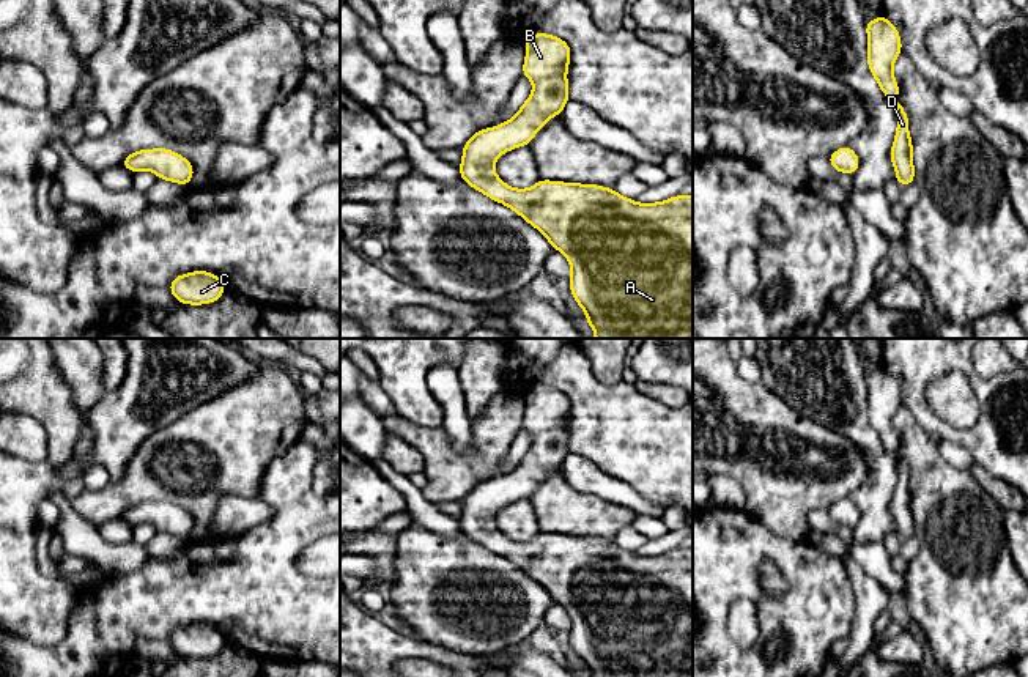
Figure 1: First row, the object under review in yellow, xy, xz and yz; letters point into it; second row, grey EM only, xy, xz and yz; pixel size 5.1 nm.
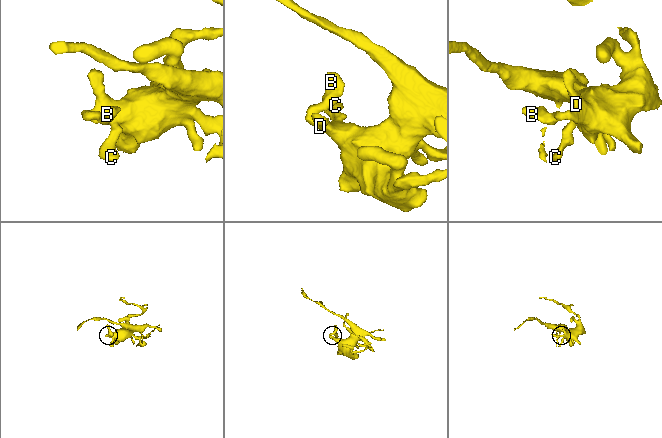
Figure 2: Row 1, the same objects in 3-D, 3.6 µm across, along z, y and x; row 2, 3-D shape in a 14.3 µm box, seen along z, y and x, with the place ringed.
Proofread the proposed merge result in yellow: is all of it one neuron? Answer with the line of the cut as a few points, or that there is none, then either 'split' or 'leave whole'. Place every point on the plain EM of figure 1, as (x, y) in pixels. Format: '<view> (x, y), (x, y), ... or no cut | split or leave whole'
no cut | leave whole

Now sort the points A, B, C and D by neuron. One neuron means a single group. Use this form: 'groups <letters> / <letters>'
groups A B C D

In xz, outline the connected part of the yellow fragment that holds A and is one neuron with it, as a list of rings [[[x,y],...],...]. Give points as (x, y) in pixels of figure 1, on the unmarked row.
[[[534,386],[524,400],[523,430],[532,433],[532,446],[513,471],[477,483],[464,496],[458,520],[461,532],[520,567],[565,608],[571,620],[570,646],[584,663],[587,677],[693,677],[691,548],[638,556],[597,537],[540,532],[529,542],[513,542],[496,527],[499,509],[529,499],[532,490],[570,453],[570,398],[554,387]]]

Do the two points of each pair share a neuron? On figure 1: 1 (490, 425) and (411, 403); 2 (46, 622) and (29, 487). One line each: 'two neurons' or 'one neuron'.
1: two neurons
2: one neuron

